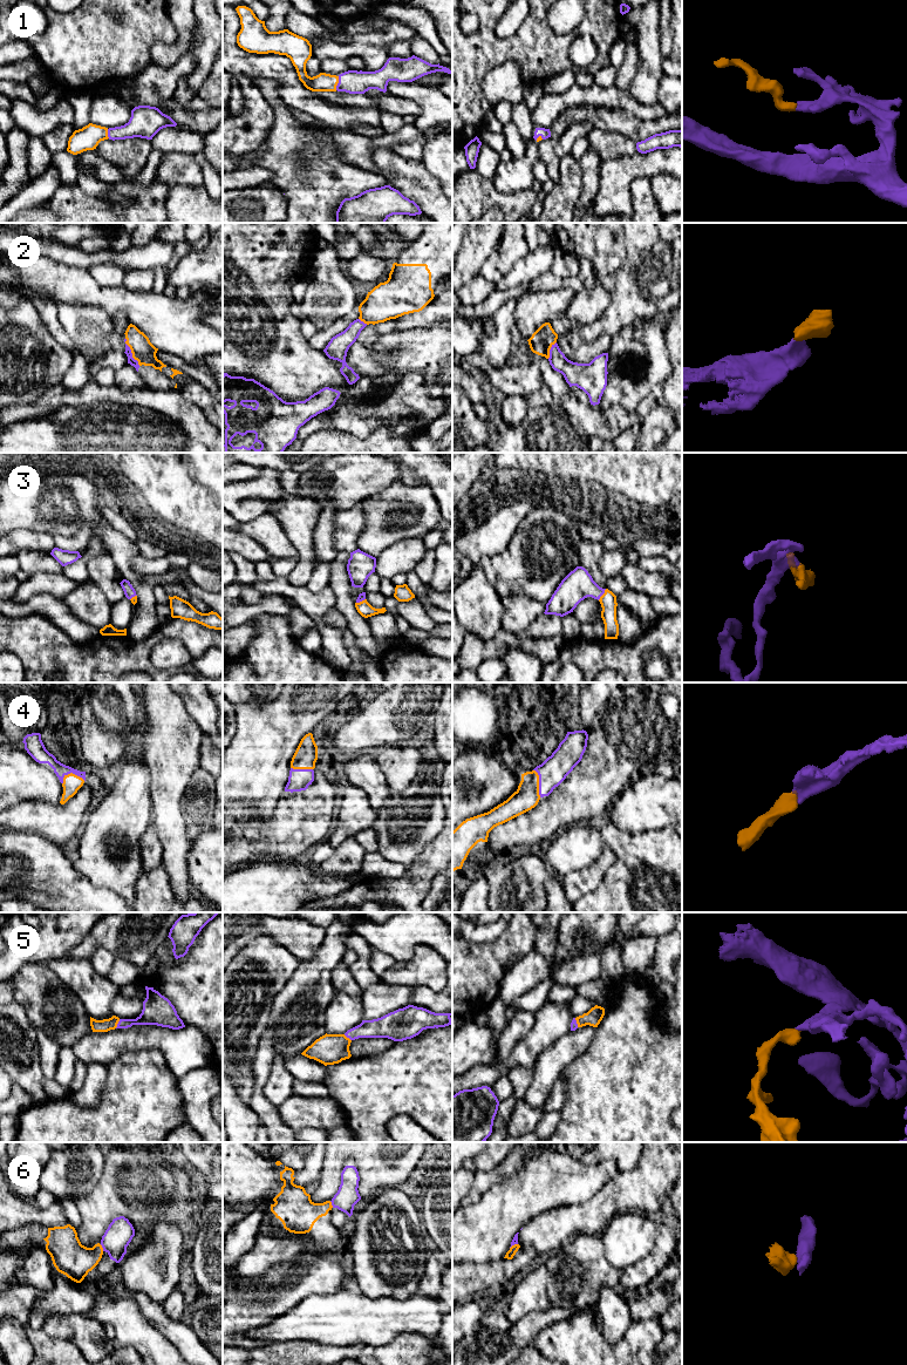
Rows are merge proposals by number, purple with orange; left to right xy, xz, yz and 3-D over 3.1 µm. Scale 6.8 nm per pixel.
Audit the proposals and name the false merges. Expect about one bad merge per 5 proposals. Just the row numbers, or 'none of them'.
6

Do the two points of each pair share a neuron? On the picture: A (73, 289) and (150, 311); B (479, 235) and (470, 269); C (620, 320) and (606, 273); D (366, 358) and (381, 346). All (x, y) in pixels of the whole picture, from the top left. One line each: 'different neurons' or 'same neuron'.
A: same neuron
B: same neuron
C: different neurons
D: different neurons

